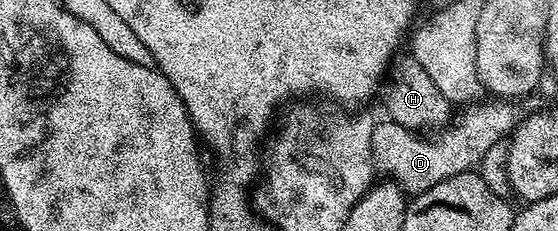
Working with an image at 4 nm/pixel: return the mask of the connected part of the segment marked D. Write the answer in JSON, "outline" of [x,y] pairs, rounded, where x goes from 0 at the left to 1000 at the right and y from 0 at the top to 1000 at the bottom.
{"outline":[[[849,437],[849,442],[839,442],[835,459],[828,468],[830,481],[814,502],[812,515],[812,545],[803,563],[799,576],[803,584],[794,584],[789,593],[789,602],[765,602],[772,593],[760,593],[753,571],[749,567],[737,567],[733,554],[729,554],[726,541],[719,541],[717,532],[703,532],[699,524],[685,524],[674,528],[672,558],[668,567],[668,593],[665,597],[665,658],[668,662],[668,697],[674,706],[677,736],[681,745],[686,740],[690,753],[688,762],[699,766],[706,788],[713,792],[717,810],[722,814],[724,831],[735,835],[738,848],[746,848],[754,840],[756,827],[767,827],[769,818],[776,818],[776,801],[783,801],[790,784],[797,784],[805,766],[812,766],[819,749],[833,749],[835,740],[848,740],[853,736],[858,719],[858,701],[862,697],[862,680],[869,680],[869,662],[873,649],[876,649],[882,628],[891,628],[891,610],[898,610],[900,602],[909,602],[918,584],[925,558],[925,550],[930,545],[930,528],[935,524],[935,515],[941,511],[941,481],[935,481],[934,468],[928,463],[928,442],[923,437],[887,437],[887,450],[878,463],[876,450],[866,446],[867,437]]]}

